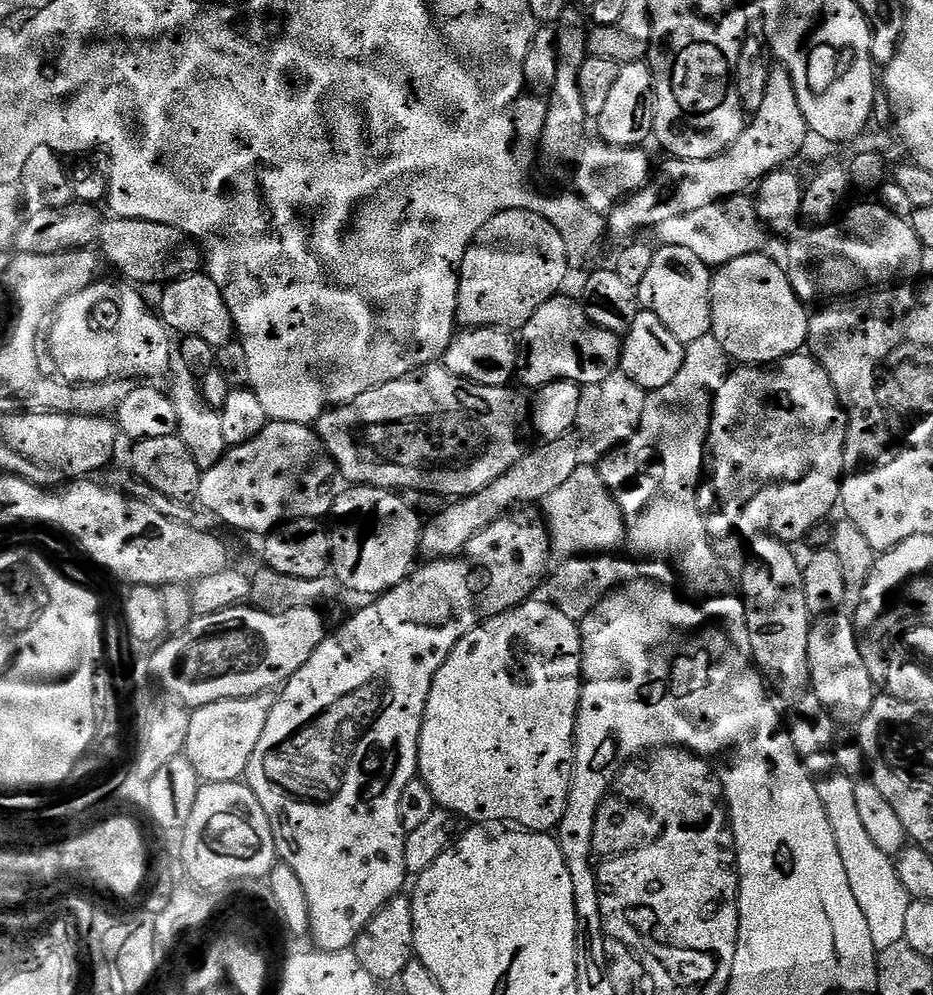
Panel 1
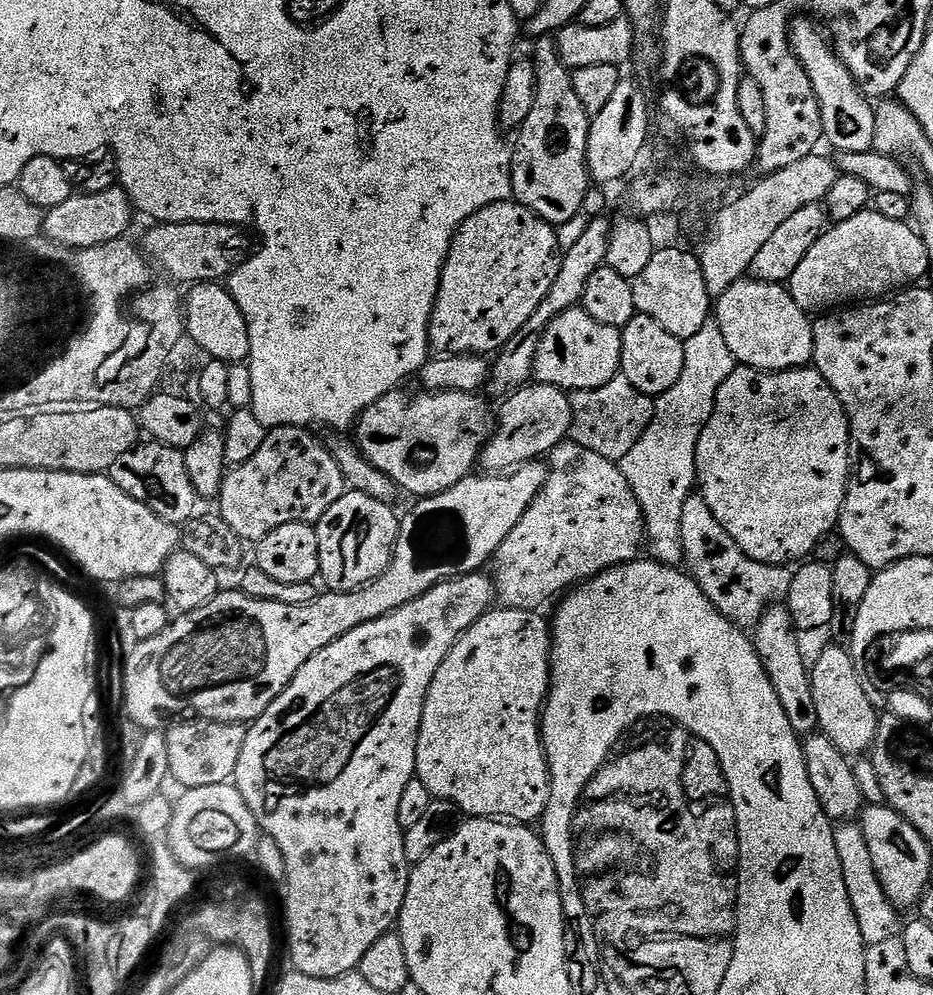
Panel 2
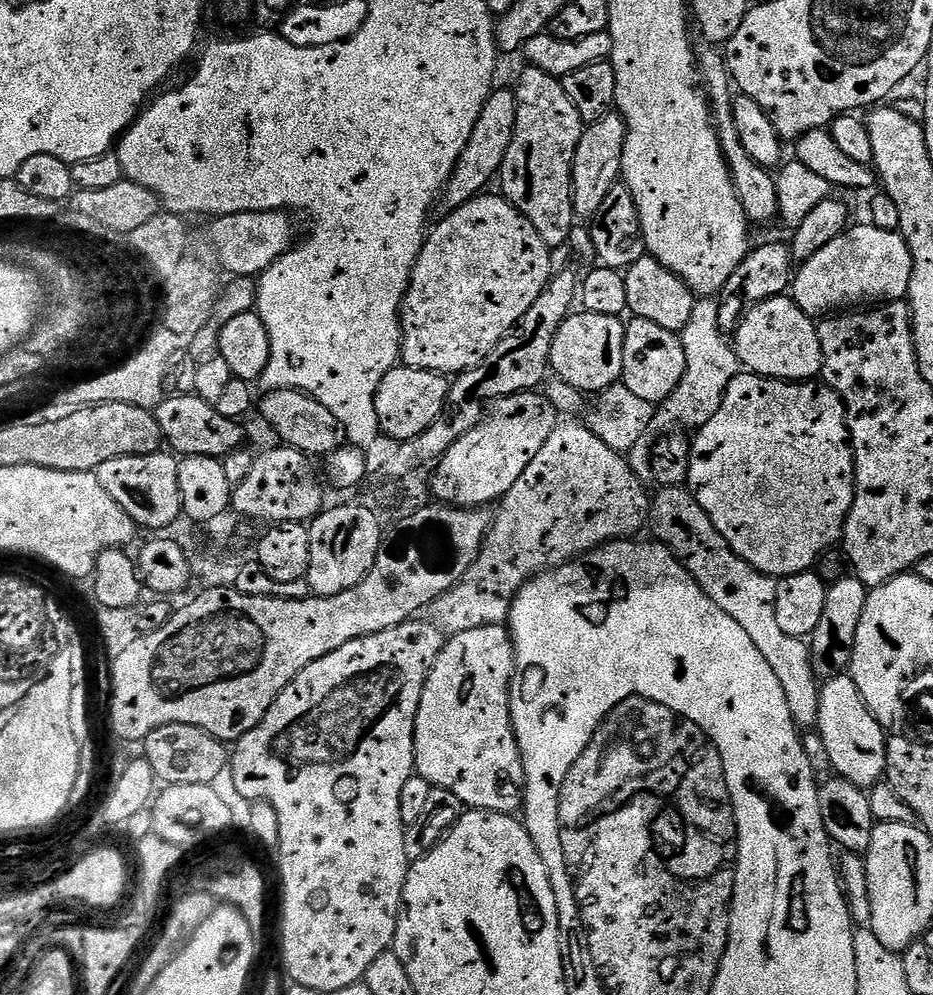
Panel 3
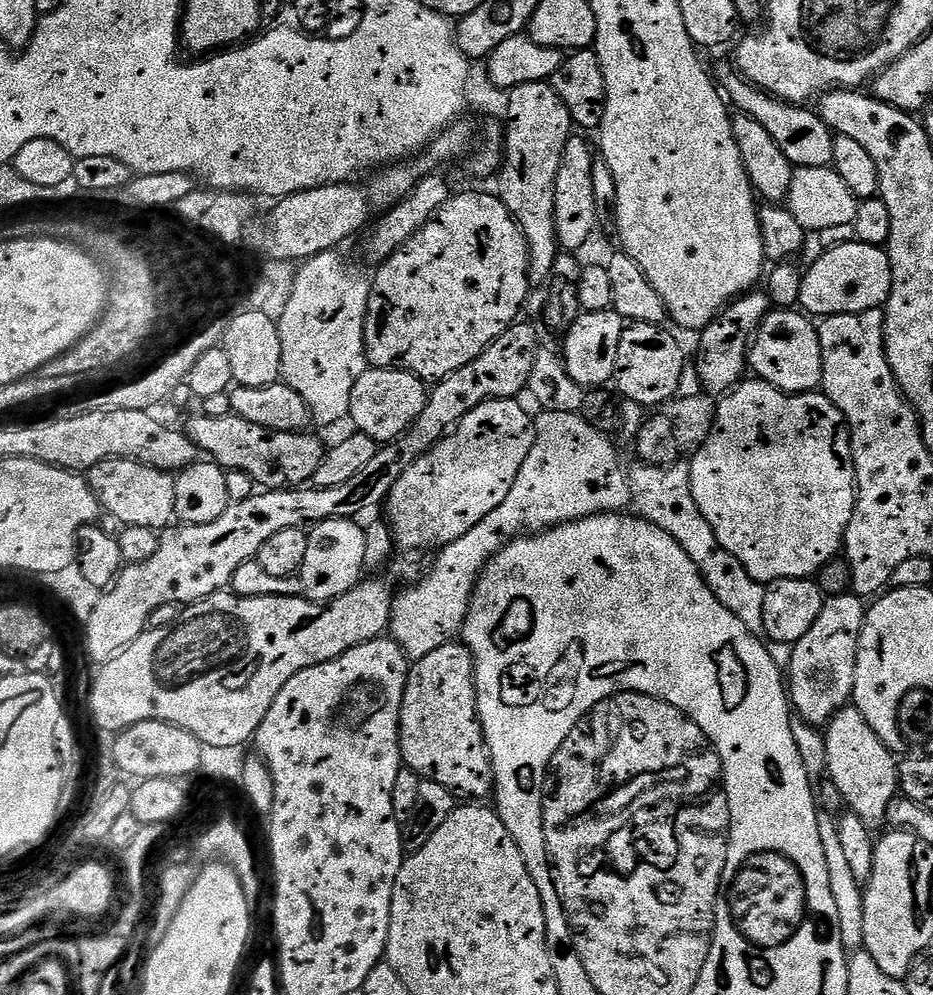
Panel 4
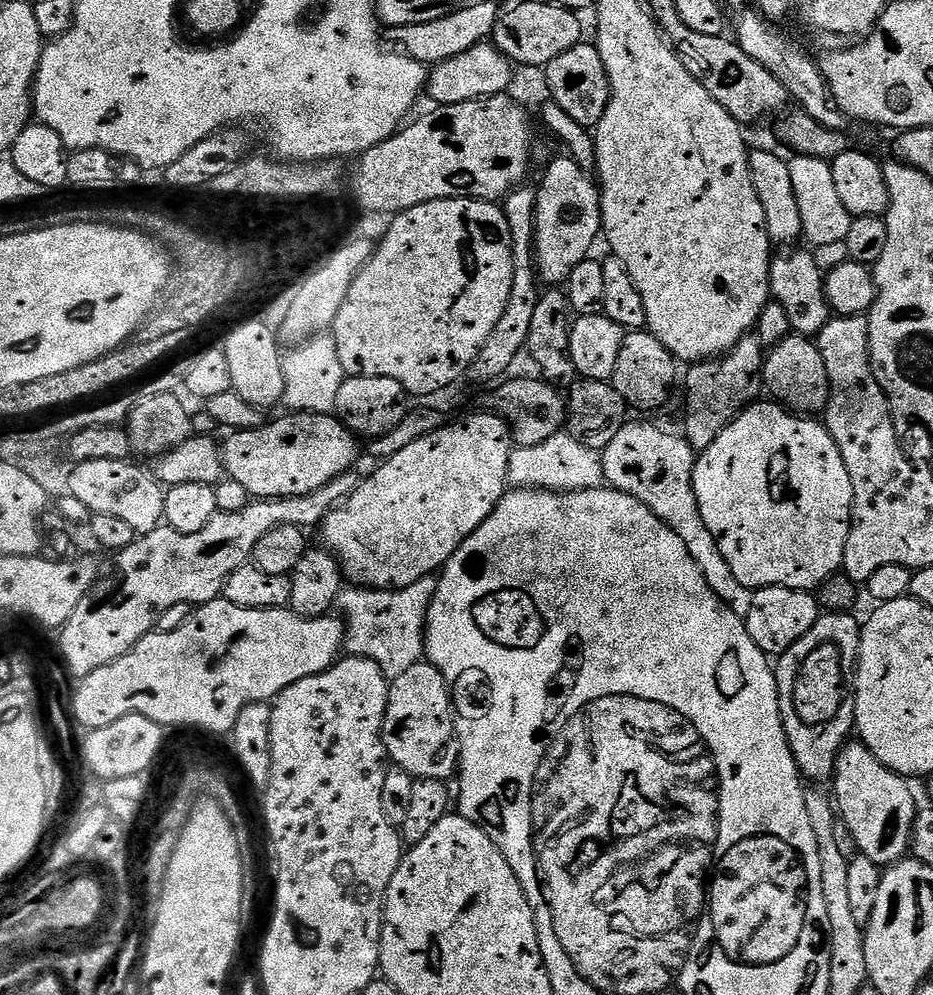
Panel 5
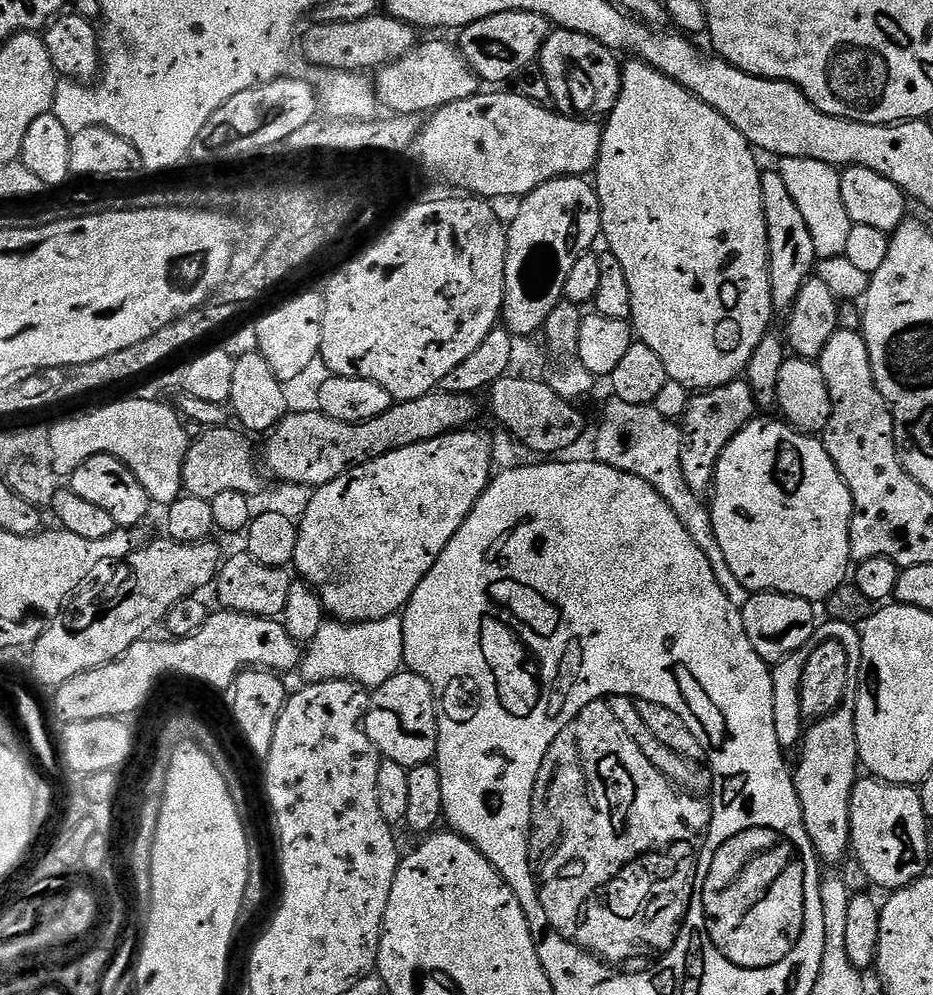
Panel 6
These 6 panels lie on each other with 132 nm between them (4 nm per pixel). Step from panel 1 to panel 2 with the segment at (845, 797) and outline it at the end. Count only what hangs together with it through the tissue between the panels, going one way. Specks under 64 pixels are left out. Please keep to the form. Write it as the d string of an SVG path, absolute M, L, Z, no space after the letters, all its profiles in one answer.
M841 823L834 834L834 846L838 850L838 862L842 862L846 894L850 894L850 906L854 906L854 918L858 918L858 930L862 930L865 945L886 942L886 938L897 936L902 928L901 913L882 890L882 882L874 870L874 858L870 858L870 846L866 846L864 831L859 823Z

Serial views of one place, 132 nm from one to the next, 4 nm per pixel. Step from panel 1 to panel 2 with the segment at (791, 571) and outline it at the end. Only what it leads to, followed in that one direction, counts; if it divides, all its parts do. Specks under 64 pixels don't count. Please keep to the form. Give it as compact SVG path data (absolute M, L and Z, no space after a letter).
M782 606L769 607L764 616L755 625L752 641L759 654L759 660L770 678L774 692L778 694L778 700L790 721L790 726L801 738L813 735L818 729L817 706L814 703L812 679L808 664L804 662L804 656L798 644L796 627L792 623L792 616Z

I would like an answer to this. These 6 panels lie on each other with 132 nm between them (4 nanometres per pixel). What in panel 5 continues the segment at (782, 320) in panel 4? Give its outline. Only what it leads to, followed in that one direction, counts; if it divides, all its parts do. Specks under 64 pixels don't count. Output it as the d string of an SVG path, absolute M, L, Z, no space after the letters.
M793 334L771 345L764 358L764 383L773 401L797 414L820 414L828 406L828 375L820 348L809 337Z

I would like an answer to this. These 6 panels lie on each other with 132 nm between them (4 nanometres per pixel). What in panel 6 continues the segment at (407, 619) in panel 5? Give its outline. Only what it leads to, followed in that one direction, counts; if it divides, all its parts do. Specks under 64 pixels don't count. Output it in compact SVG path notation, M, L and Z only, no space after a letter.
M395 615L361 624L329 619L303 649L298 673L304 684L353 680L364 689L371 690L382 686L382 682L390 682L390 678L397 676L403 668L402 619Z

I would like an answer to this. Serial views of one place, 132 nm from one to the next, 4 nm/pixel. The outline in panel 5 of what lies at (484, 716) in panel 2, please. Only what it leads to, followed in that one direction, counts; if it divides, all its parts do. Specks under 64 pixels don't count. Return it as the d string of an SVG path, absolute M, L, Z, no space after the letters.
M427 662L410 666L406 674L398 674L388 686L382 734L389 761L417 778L451 781L460 763L457 719L444 675Z

